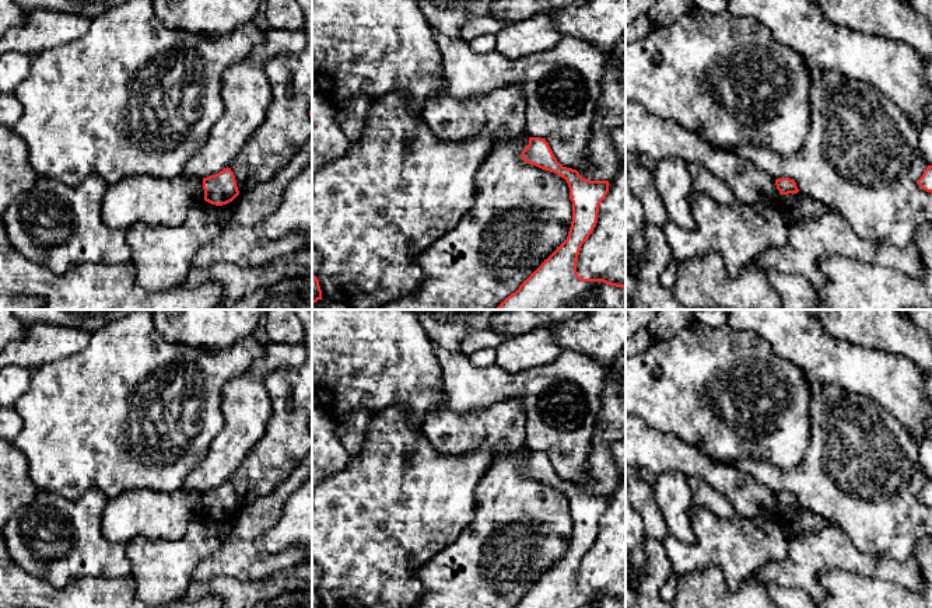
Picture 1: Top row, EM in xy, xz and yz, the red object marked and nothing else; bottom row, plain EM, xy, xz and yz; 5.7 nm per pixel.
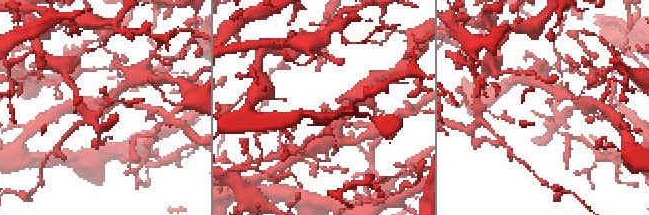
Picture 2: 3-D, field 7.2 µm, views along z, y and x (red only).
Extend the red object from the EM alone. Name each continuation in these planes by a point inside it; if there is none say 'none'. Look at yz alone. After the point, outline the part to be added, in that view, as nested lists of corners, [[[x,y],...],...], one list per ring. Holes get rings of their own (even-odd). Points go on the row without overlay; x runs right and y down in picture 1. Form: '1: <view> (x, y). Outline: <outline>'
none

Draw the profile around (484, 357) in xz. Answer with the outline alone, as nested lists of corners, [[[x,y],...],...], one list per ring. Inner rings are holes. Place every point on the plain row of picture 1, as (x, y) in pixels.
[[[484,347],[467,356],[469,361],[479,368],[494,366],[497,361],[497,350],[494,347]]]

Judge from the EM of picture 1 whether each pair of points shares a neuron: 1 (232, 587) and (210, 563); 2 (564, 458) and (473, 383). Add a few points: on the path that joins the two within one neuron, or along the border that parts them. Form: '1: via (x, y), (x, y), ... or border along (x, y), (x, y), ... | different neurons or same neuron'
1: border along (255, 580), (214, 577), (205, 582), (192, 582) | different neurons
2: via (550, 430), (515, 385), (501, 385) | same neuron

